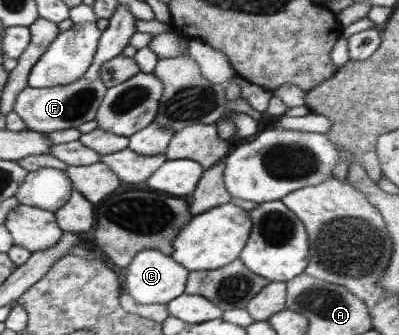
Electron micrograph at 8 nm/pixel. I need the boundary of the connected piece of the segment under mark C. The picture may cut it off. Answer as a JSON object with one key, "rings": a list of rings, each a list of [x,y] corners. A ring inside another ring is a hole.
{"rings":[[[143,249],[132,258],[126,267],[128,273],[122,284],[123,291],[129,293],[138,303],[144,305],[167,304],[185,292],[189,271],[183,268],[172,256],[158,250]]]}

